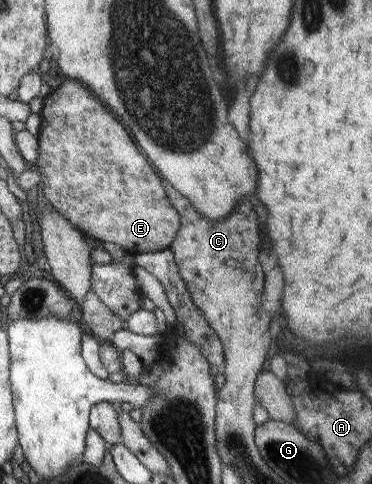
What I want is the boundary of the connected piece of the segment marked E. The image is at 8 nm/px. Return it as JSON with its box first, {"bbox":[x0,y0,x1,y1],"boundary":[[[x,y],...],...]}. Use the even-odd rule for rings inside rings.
{"bbox":[31,79,179,256],"boundary":[[[67,79],[43,97],[39,115],[42,122],[36,138],[38,154],[31,168],[42,175],[42,192],[47,205],[57,210],[83,236],[116,243],[133,256],[168,248],[179,229],[178,213],[165,197],[156,170],[108,108],[82,84]]]}

